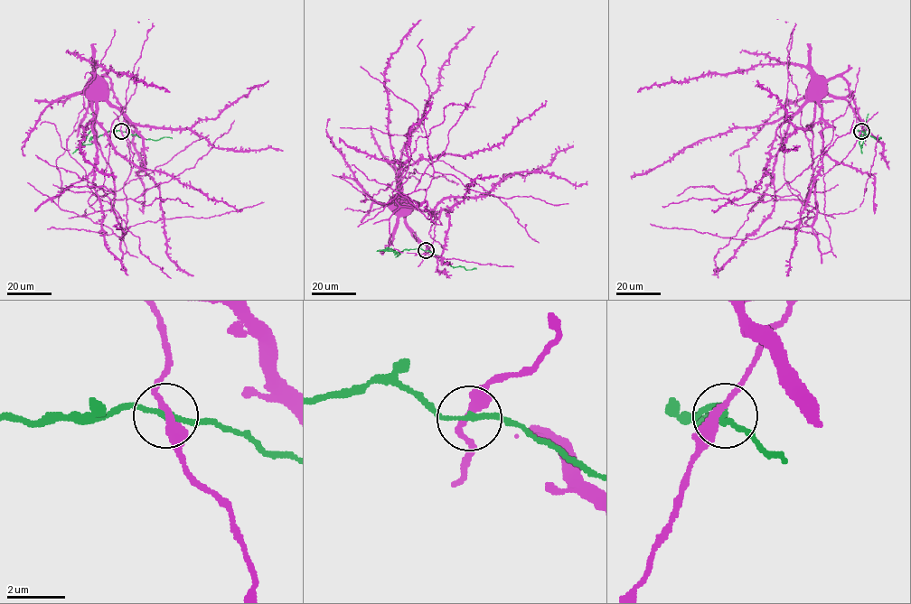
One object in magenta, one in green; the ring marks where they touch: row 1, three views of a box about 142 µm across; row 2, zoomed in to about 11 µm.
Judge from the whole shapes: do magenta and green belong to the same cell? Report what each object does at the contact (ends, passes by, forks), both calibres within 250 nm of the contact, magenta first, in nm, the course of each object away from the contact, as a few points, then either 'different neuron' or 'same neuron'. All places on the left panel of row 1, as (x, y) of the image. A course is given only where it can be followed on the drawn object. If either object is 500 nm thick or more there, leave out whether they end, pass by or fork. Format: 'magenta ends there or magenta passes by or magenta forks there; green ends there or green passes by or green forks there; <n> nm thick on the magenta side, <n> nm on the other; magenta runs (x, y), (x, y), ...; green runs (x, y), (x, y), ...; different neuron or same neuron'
magenta passes by; green passes by; 280 nm thick on the magenta side, 190 nm on the other; magenta runs (120, 131), (131, 169), (124, 186), (124, 253), (112, 169), (97, 141), (90, 94), (95, 88); green runs (120, 131), (108, 131), (81, 146), (90, 131); different neuron

